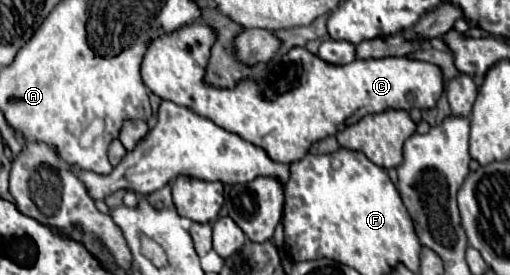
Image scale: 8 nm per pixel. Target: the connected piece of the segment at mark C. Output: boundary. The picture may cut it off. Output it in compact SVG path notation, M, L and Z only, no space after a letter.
M200 22L184 24L170 34L162 34L154 38L148 44L142 60L144 84L156 96L176 102L180 106L192 108L194 112L214 120L218 126L226 128L228 132L234 132L240 138L264 148L272 160L284 162L284 164L302 160L314 142L324 140L328 136L336 136L346 126L352 126L354 122L362 120L366 114L378 114L386 110L410 112L412 108L430 110L430 108L436 108L436 102L444 92L442 68L430 62L420 62L404 56L404 58L380 58L380 60L354 60L346 66L330 66L322 62L318 56L310 54L306 48L292 48L282 58L282 64L274 70L274 74L264 84L240 82L234 90L216 90L202 84L204 64L208 60L212 42L214 38L210 28Z

